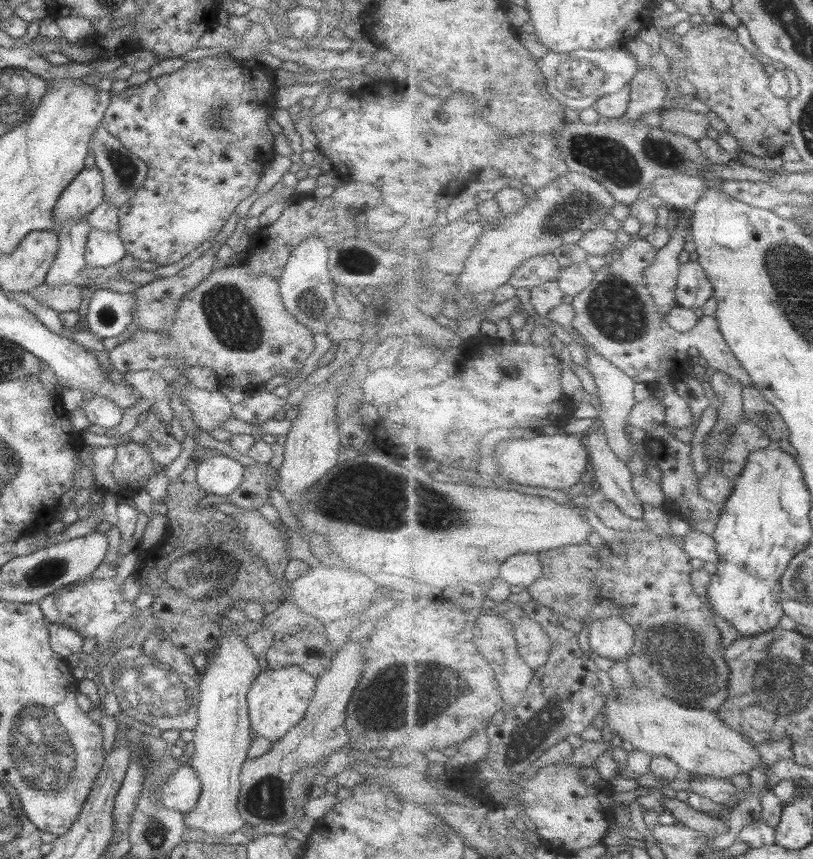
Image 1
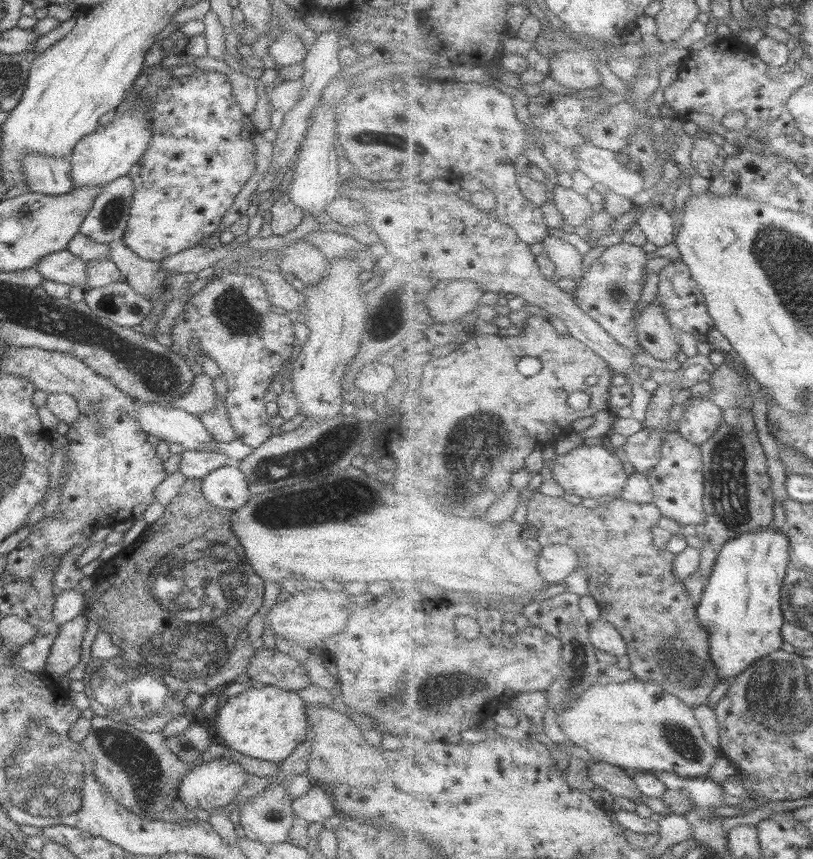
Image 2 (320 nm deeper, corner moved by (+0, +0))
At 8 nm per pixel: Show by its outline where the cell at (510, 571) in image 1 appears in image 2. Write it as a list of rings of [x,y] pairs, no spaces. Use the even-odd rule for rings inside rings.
[[[569,545],[544,546],[538,558],[539,572],[551,585],[563,582],[579,566],[578,552]]]

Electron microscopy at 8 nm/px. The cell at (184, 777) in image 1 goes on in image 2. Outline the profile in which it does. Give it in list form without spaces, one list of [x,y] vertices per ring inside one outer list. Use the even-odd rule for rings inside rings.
[[[224,757],[209,762],[200,762],[182,776],[182,783],[179,783],[179,787],[177,787],[177,796],[191,810],[194,808],[201,810],[217,809],[231,803],[247,782],[247,776],[247,771],[241,768],[238,762],[232,762]]]

